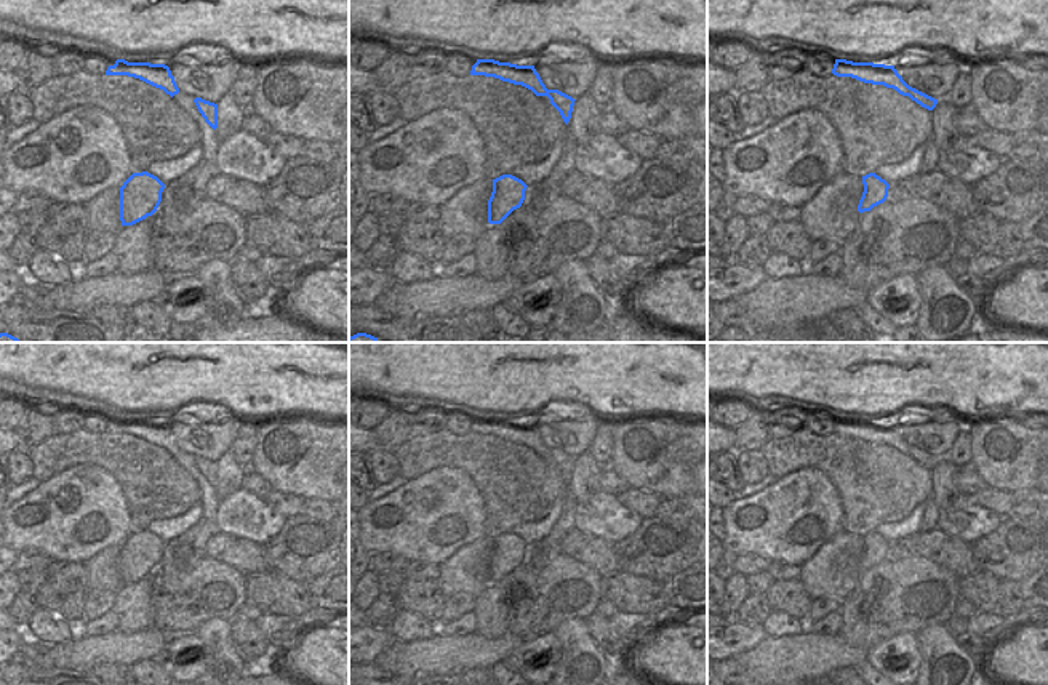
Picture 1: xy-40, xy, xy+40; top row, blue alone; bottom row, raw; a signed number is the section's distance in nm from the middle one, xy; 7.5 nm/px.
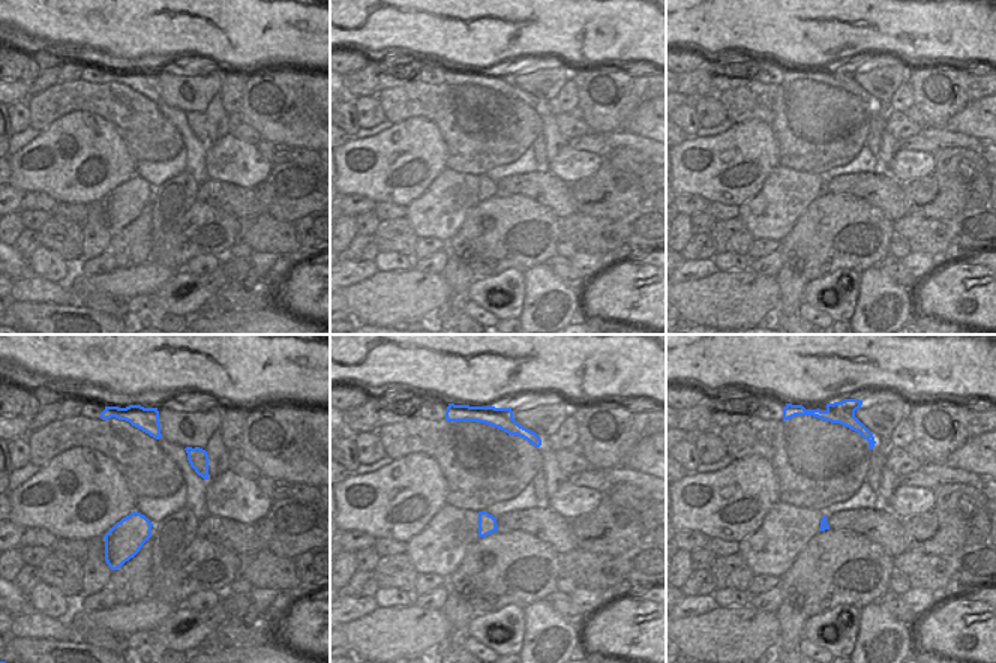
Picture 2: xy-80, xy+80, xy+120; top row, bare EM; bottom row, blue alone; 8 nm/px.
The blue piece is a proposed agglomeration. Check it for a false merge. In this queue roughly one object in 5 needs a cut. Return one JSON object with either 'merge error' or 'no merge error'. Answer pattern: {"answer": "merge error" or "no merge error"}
{"answer": "merge error"}

